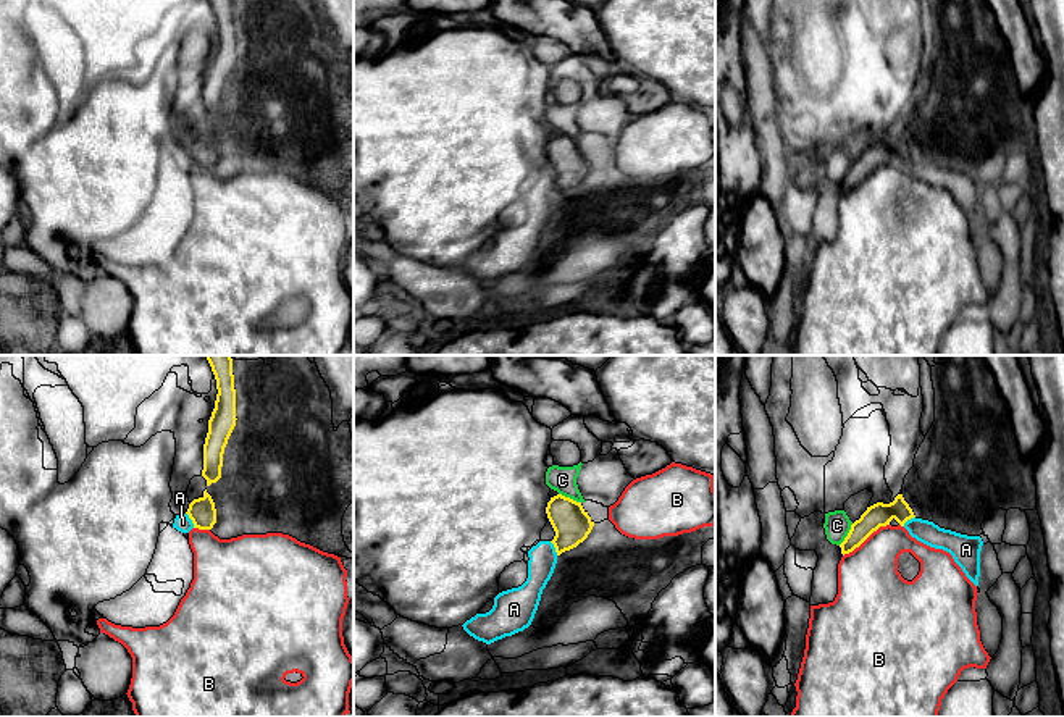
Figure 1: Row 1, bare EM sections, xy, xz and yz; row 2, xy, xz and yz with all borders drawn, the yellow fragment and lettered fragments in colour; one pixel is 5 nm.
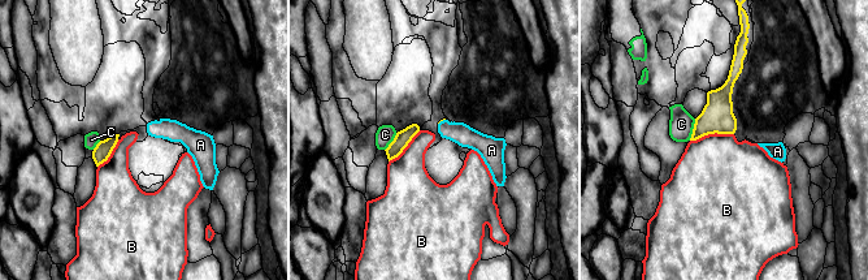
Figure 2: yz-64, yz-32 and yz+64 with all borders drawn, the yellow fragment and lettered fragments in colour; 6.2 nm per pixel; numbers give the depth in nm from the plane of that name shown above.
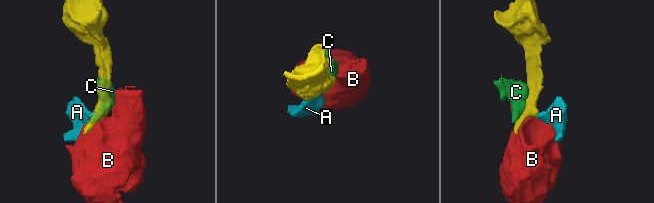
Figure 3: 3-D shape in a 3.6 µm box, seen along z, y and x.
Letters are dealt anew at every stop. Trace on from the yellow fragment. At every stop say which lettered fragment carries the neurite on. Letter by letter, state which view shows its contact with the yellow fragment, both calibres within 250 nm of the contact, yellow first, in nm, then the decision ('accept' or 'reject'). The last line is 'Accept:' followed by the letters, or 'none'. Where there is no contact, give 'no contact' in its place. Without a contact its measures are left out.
A: xy | 140/90 nm | reject
B: yz | 120/320 nm | reject
C: xz | 190/130 nm | reject
Accept: none

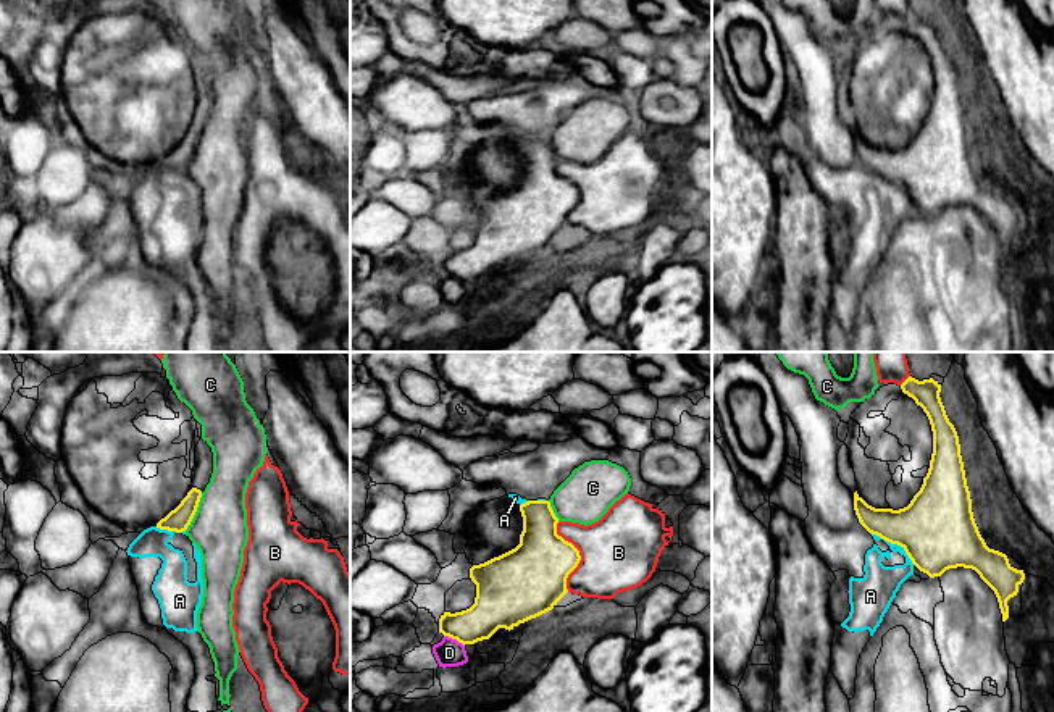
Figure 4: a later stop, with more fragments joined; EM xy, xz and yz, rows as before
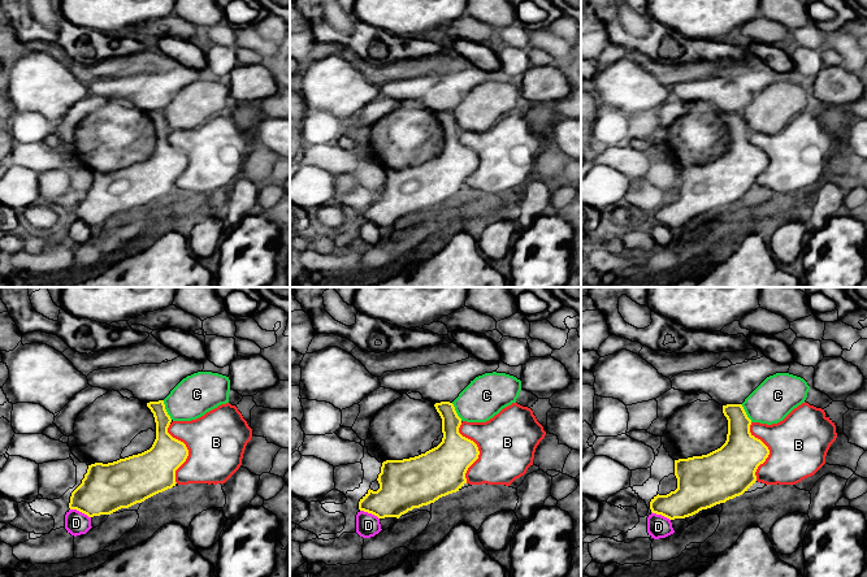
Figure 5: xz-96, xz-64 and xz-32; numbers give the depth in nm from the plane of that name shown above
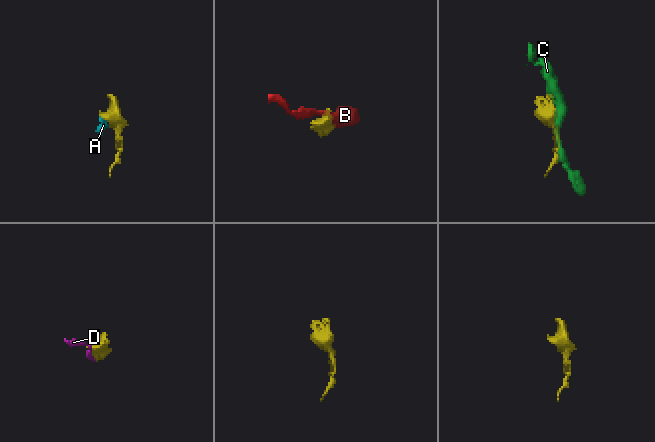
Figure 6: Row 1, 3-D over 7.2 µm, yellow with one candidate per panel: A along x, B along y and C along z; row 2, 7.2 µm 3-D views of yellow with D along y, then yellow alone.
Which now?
A: yz | 380/190 nm | reject
B: xz | 320/380 nm | reject
C: xy | 120/280 nm | reject
D: xz | 200/140 nm | reject
Accept: none

